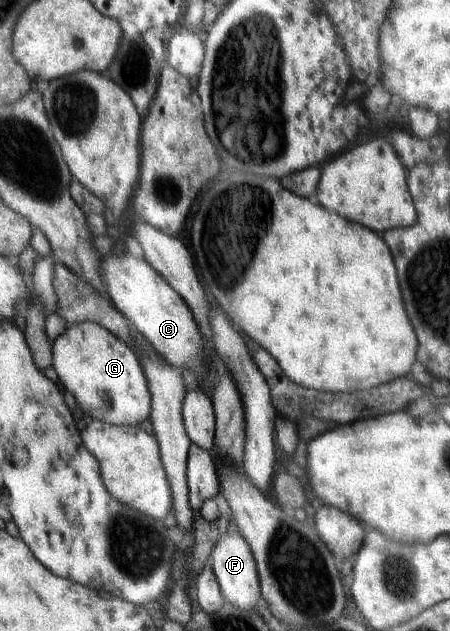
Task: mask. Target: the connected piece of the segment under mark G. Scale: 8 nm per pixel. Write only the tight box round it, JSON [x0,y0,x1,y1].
[53,321,151,427]

